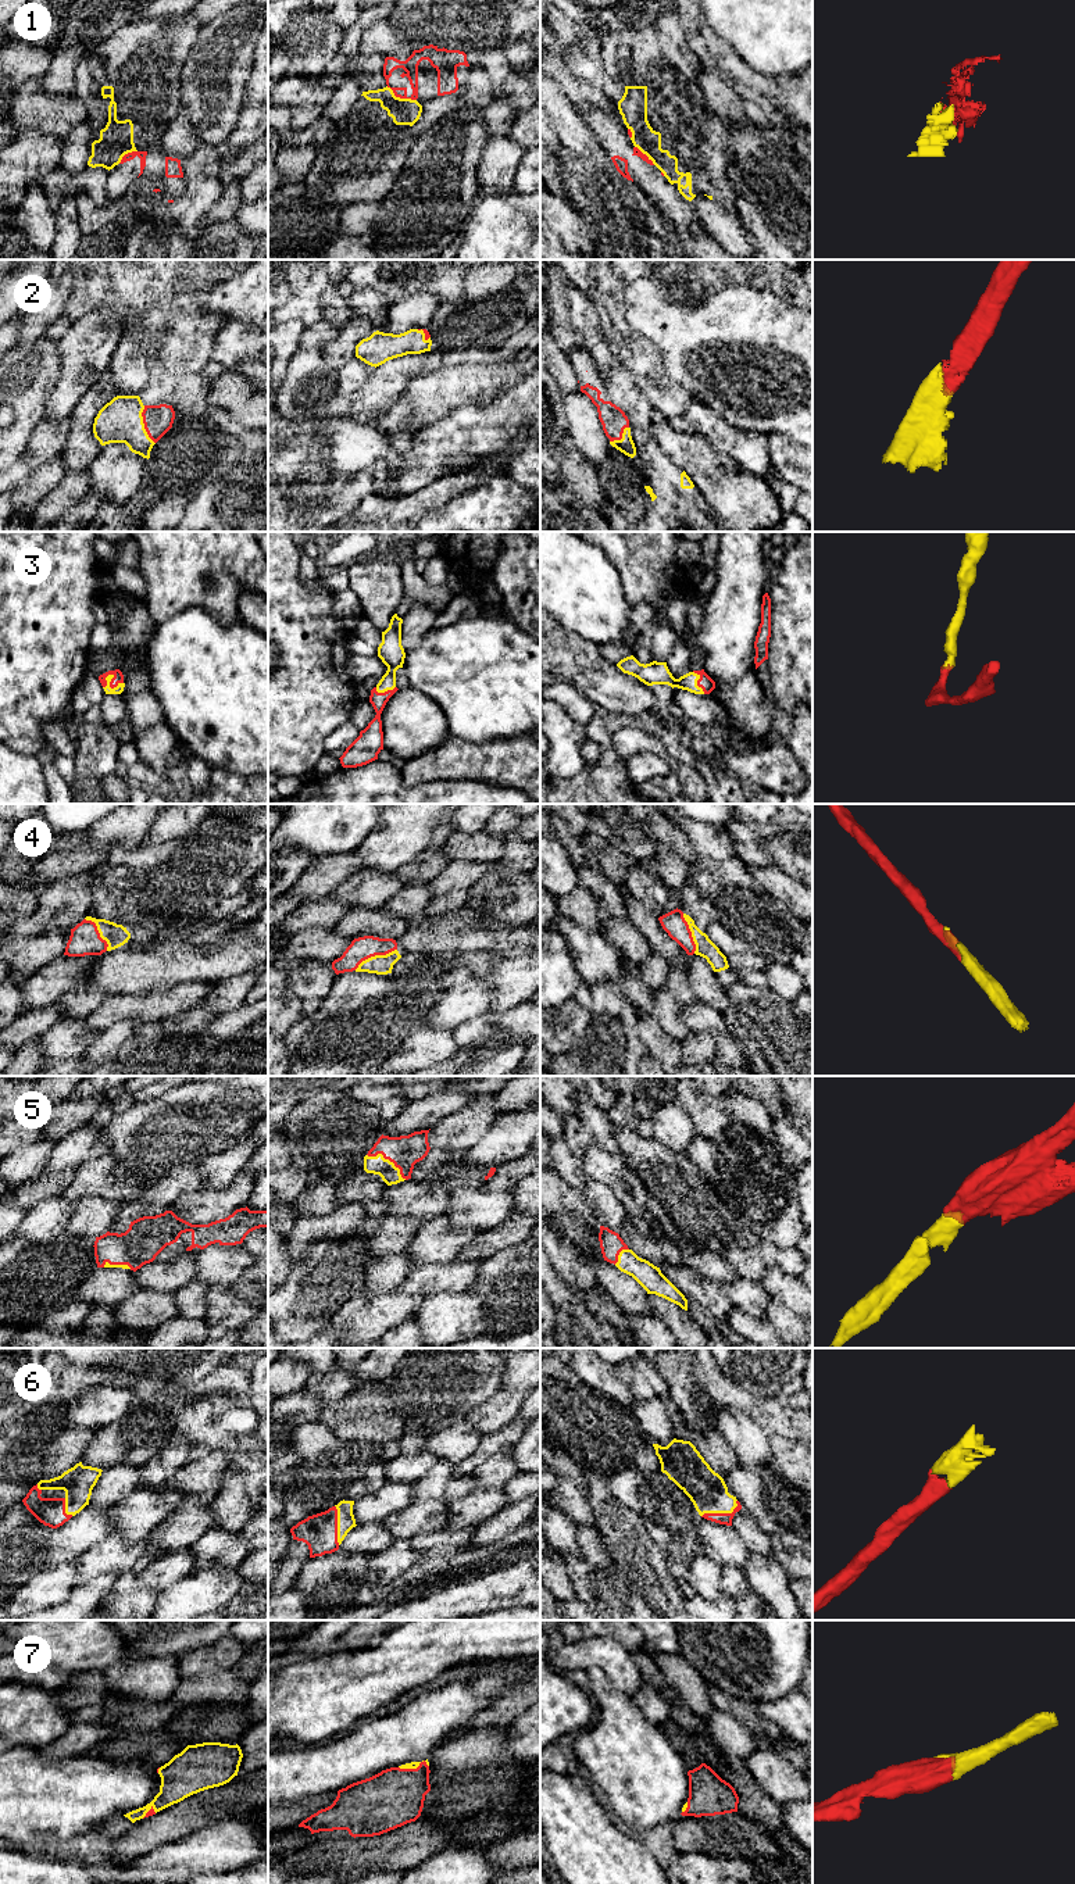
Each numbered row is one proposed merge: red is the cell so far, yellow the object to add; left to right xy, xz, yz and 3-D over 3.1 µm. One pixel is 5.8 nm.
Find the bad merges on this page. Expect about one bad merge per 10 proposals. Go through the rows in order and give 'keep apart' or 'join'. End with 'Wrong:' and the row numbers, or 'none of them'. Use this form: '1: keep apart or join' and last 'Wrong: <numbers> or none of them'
1: join
2: join
3: join
4: join
5: join
6: join
7: join
Wrong: none of them

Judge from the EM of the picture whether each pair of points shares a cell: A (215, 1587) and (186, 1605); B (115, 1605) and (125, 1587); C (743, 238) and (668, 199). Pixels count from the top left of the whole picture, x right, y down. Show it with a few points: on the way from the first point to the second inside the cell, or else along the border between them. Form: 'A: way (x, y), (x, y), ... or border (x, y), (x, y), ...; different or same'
A: way (209, 1591), (202, 1591), (193, 1598); same
B: way (120, 1601), (125, 1591); same
C: border (690, 202), (709, 235); different

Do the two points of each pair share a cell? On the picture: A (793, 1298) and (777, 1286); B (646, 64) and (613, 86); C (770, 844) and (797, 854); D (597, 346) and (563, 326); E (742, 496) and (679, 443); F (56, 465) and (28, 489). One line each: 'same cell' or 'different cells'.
A: same cell
B: different cells
C: same cell
D: different cells
E: same cell
F: same cell

